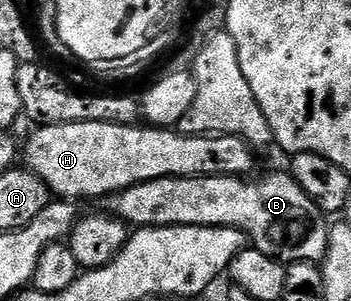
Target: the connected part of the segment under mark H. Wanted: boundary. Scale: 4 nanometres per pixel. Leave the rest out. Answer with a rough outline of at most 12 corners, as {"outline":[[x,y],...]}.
{"outline":[[39,126],[21,162],[59,200],[158,178],[237,178],[231,134]]}

